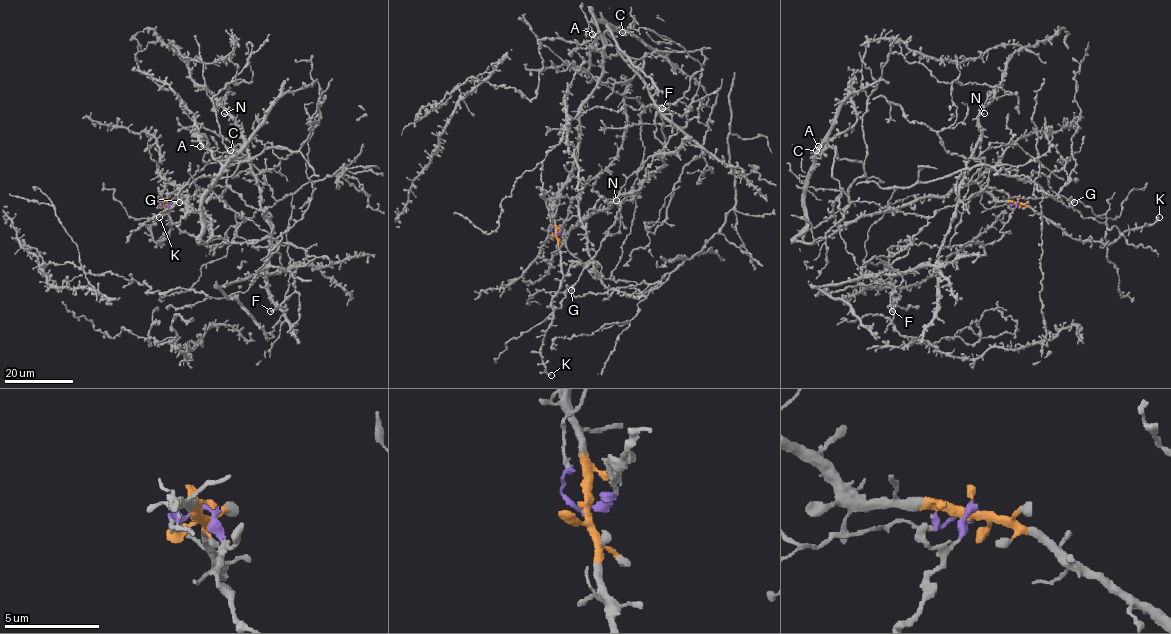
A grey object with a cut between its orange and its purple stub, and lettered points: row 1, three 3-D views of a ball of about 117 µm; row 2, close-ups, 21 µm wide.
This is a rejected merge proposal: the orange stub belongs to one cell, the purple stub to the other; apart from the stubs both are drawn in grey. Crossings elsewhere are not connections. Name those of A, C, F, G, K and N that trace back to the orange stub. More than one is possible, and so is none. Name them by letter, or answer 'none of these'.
A, C, K

